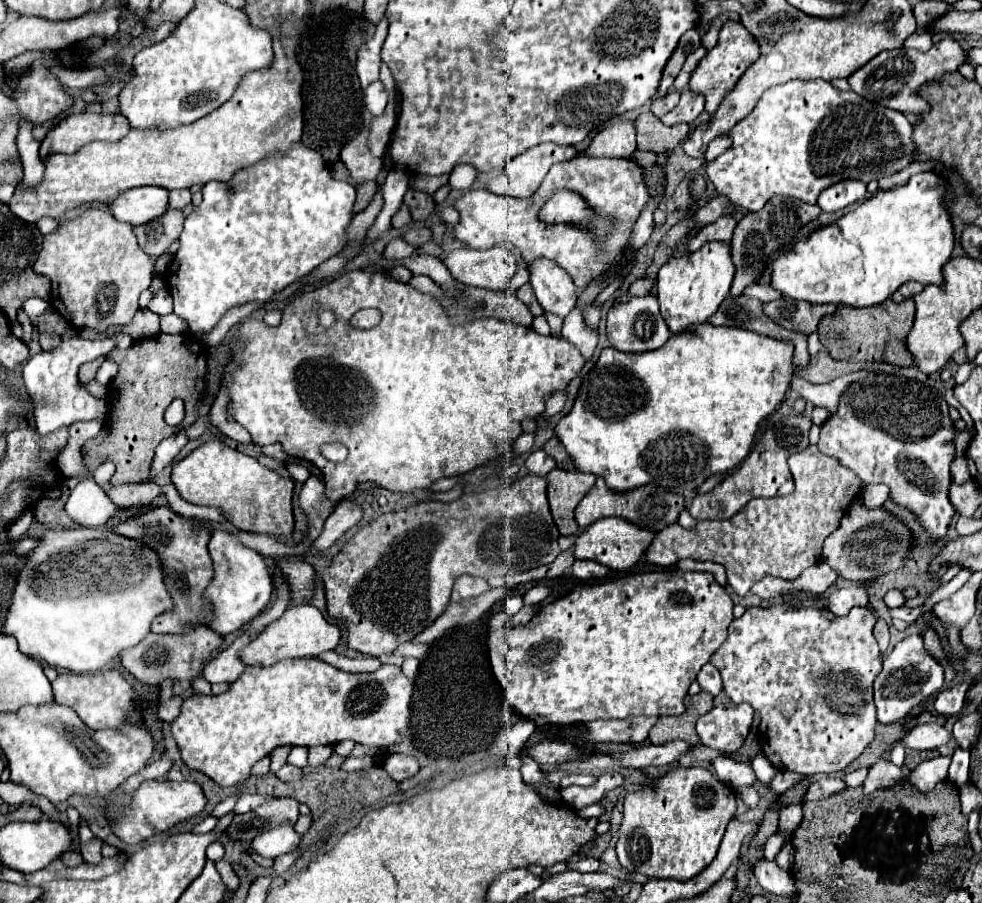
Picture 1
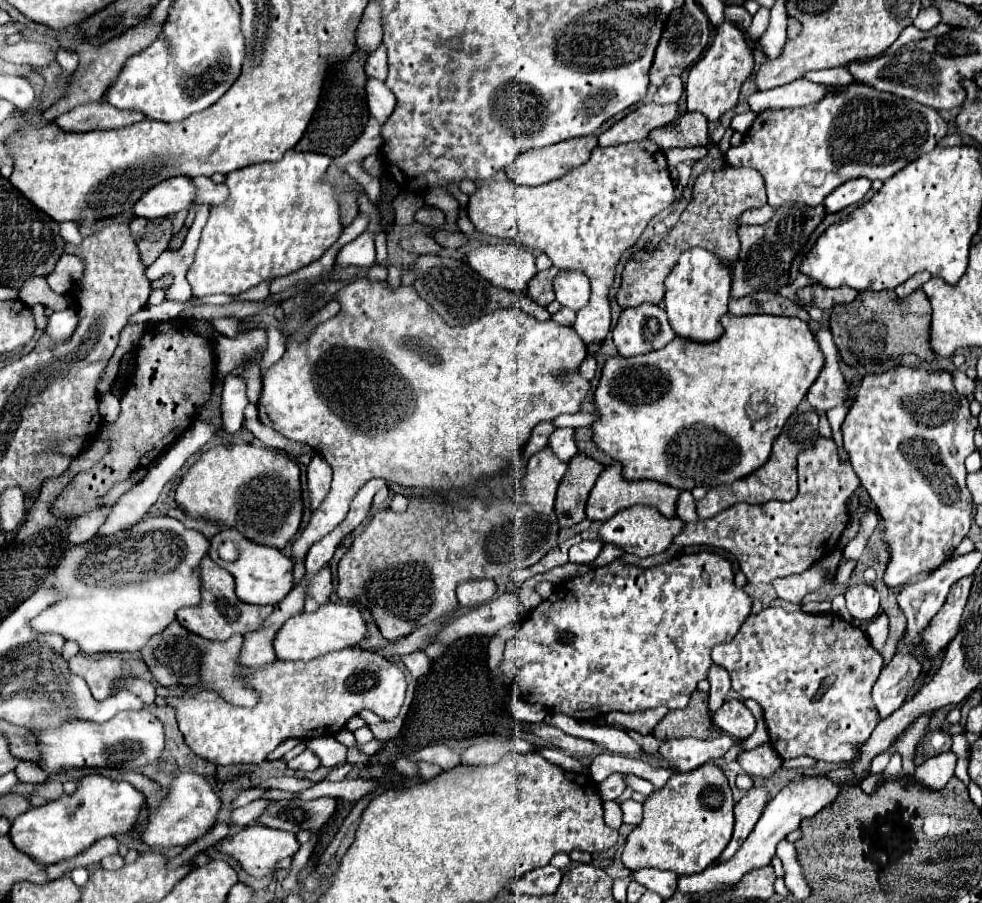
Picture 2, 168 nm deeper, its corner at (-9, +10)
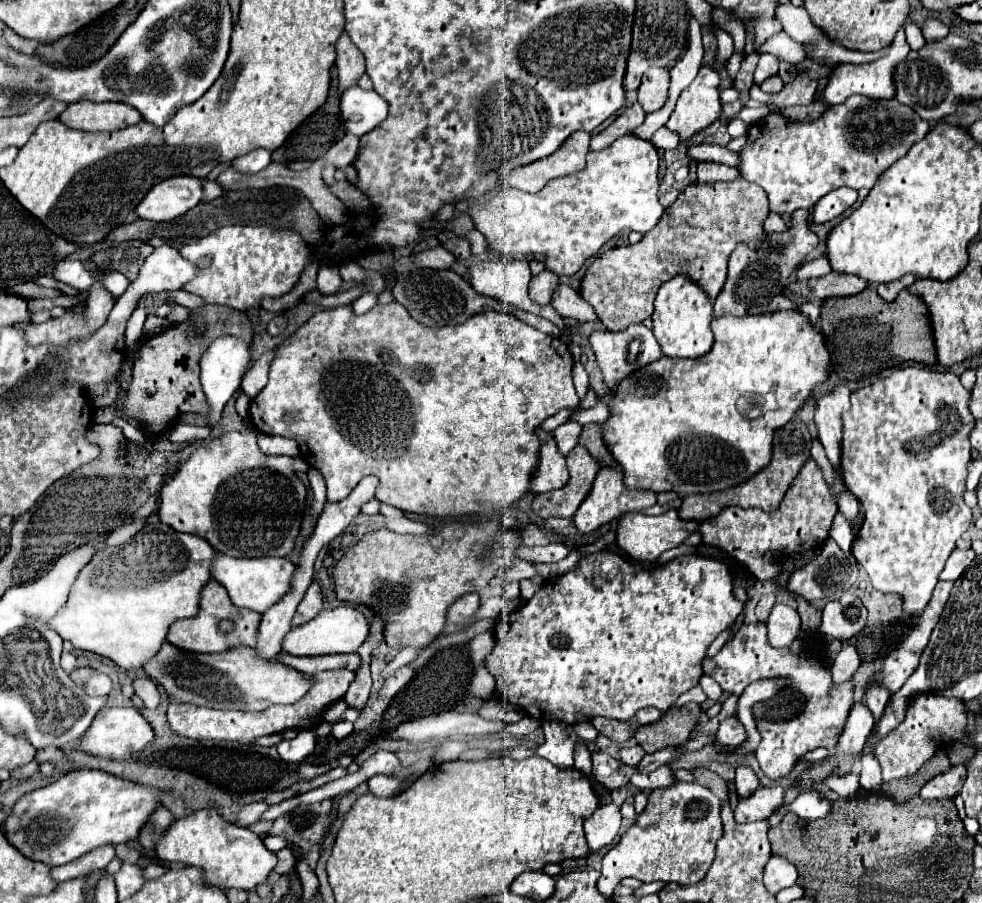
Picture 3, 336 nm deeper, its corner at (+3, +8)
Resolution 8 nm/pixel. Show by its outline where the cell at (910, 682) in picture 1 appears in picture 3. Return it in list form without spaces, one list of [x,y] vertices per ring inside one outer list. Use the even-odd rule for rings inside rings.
[[[857,702],[849,712],[845,730],[837,740],[837,746],[833,746],[831,758],[835,758],[835,770],[833,770],[835,776],[841,778],[853,772],[851,760],[863,750],[871,726],[873,726],[873,718],[869,714],[869,708],[865,706],[865,702]]]

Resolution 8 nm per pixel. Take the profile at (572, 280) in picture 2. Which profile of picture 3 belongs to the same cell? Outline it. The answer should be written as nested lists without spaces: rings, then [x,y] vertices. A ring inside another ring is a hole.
[[[559,284],[551,306],[563,316],[563,318],[573,318],[577,322],[589,322],[595,324],[599,322],[599,316],[595,314],[593,306],[589,302],[585,302],[577,290],[573,290],[567,284]]]

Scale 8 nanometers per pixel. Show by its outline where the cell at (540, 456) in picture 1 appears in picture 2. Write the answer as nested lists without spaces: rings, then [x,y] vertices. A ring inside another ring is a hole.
[[[557,428],[549,438],[549,448],[559,460],[571,460],[577,454],[577,446],[573,442],[573,428]]]

